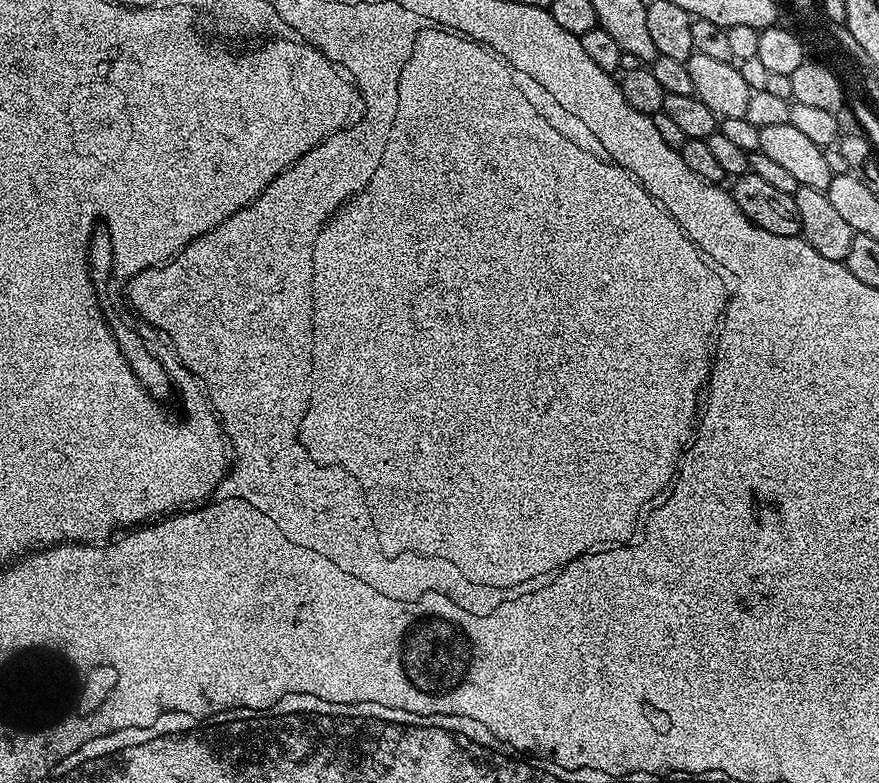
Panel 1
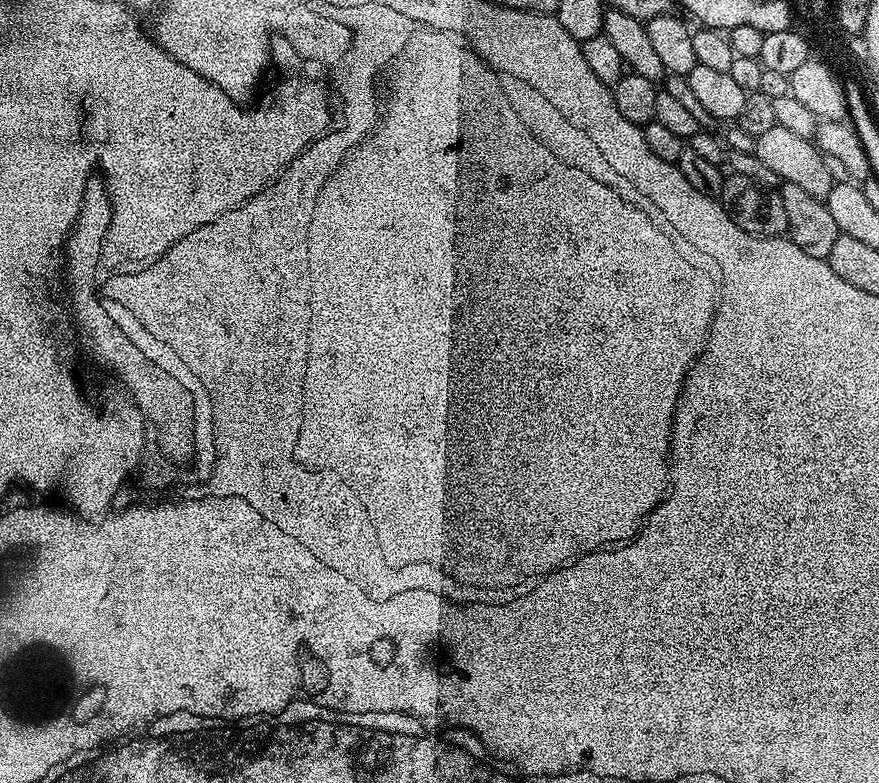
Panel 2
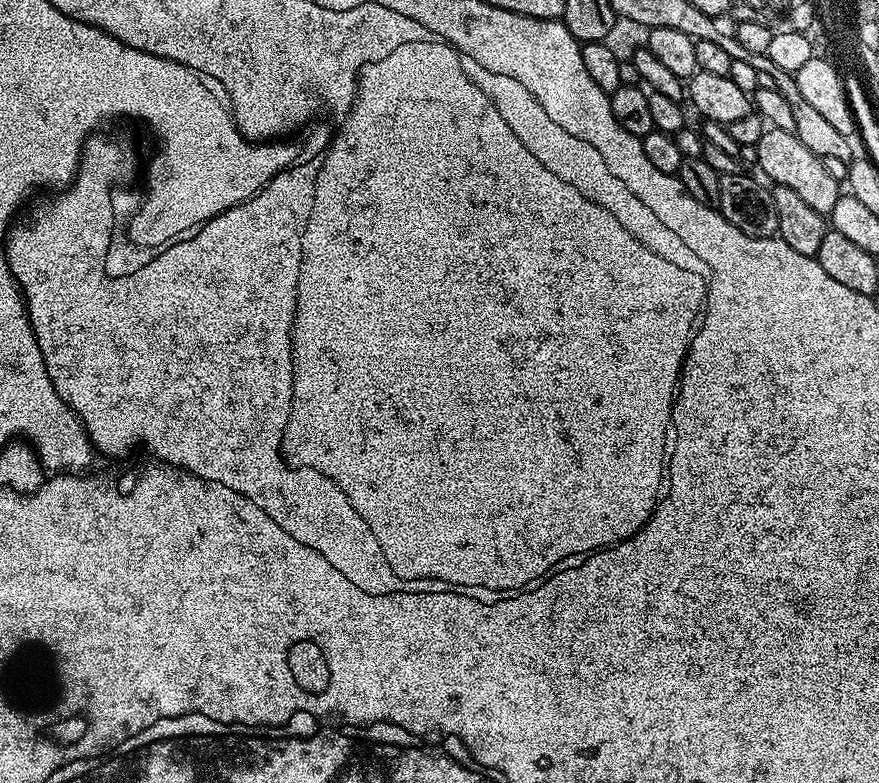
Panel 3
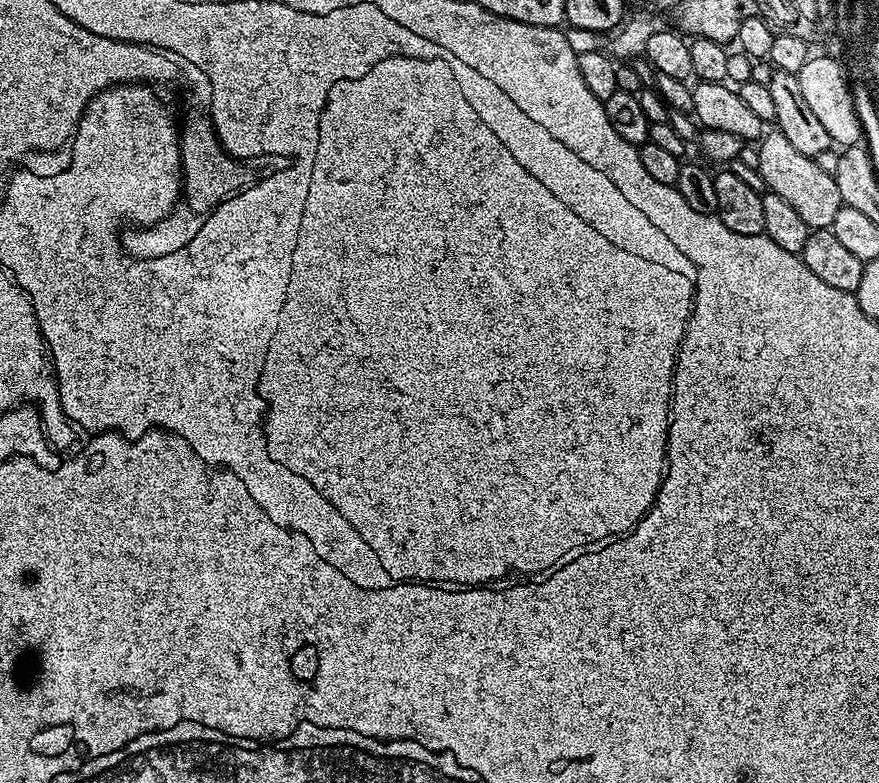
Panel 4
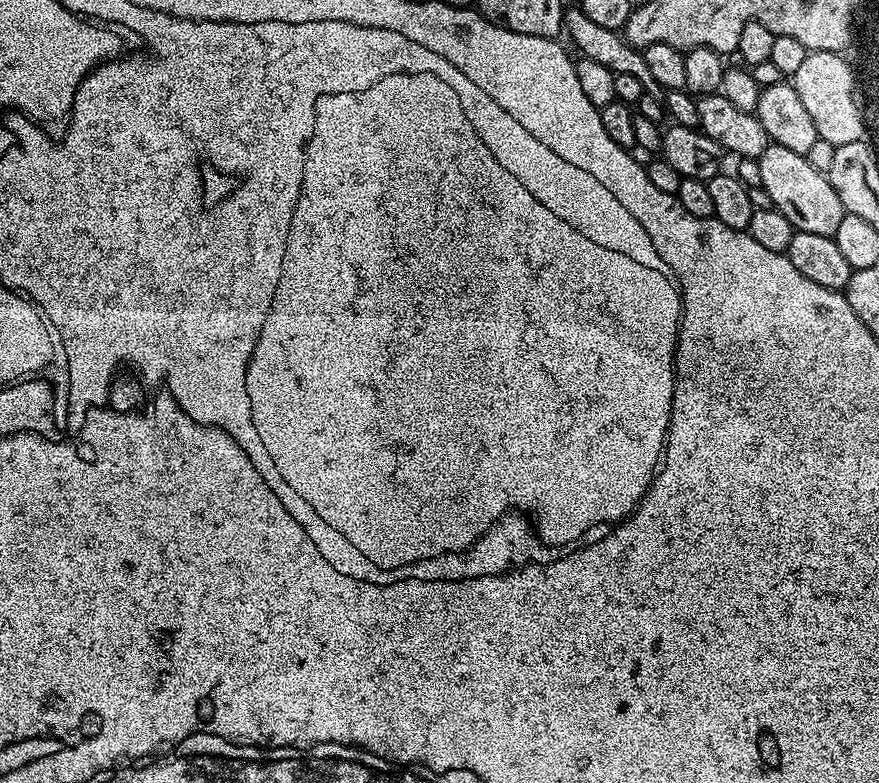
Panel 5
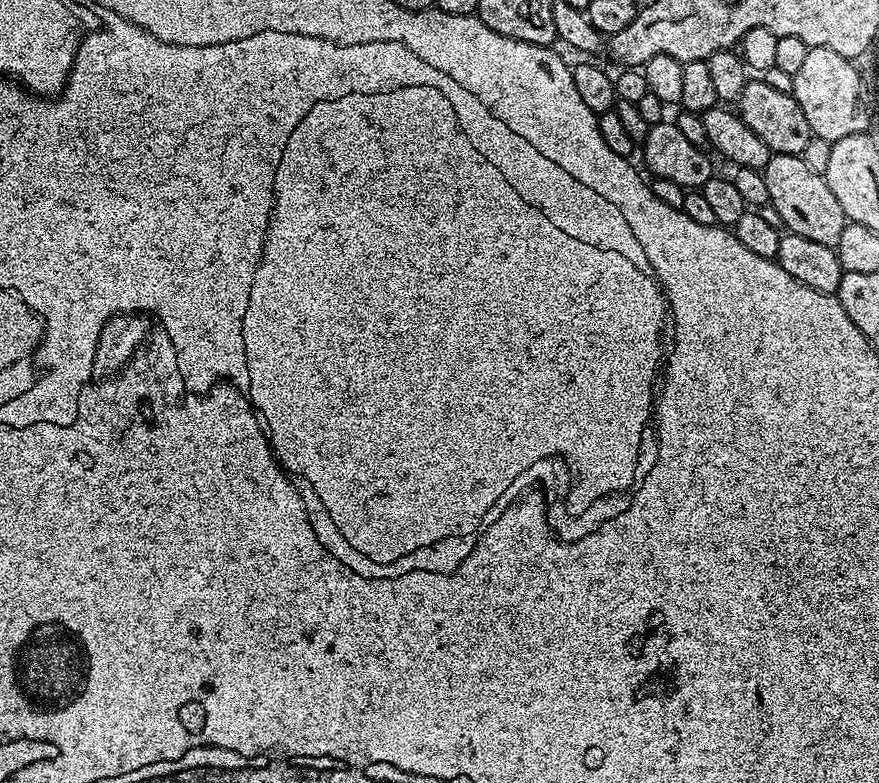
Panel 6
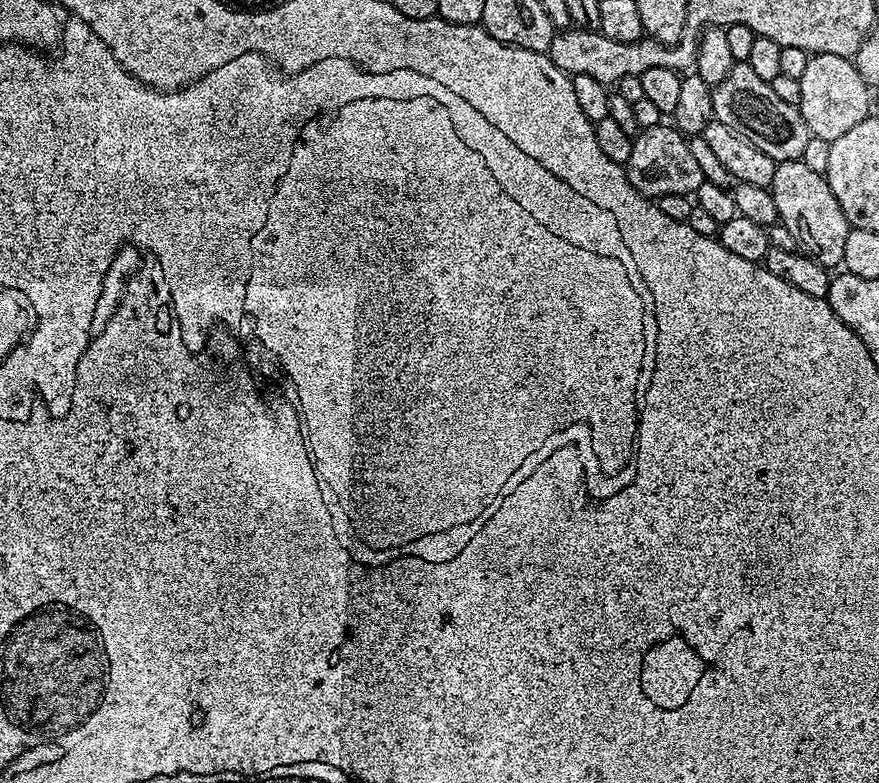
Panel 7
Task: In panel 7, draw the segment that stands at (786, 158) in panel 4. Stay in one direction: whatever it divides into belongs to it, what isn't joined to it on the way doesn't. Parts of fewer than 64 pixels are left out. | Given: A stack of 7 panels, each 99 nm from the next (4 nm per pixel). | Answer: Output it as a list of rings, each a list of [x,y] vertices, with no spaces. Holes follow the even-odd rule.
[[[803,159],[777,163],[770,189],[774,206],[778,206],[779,223],[796,239],[797,245],[822,267],[835,269],[843,261],[846,250],[846,234],[850,225],[838,198],[830,190],[827,179],[821,173],[810,170]]]

